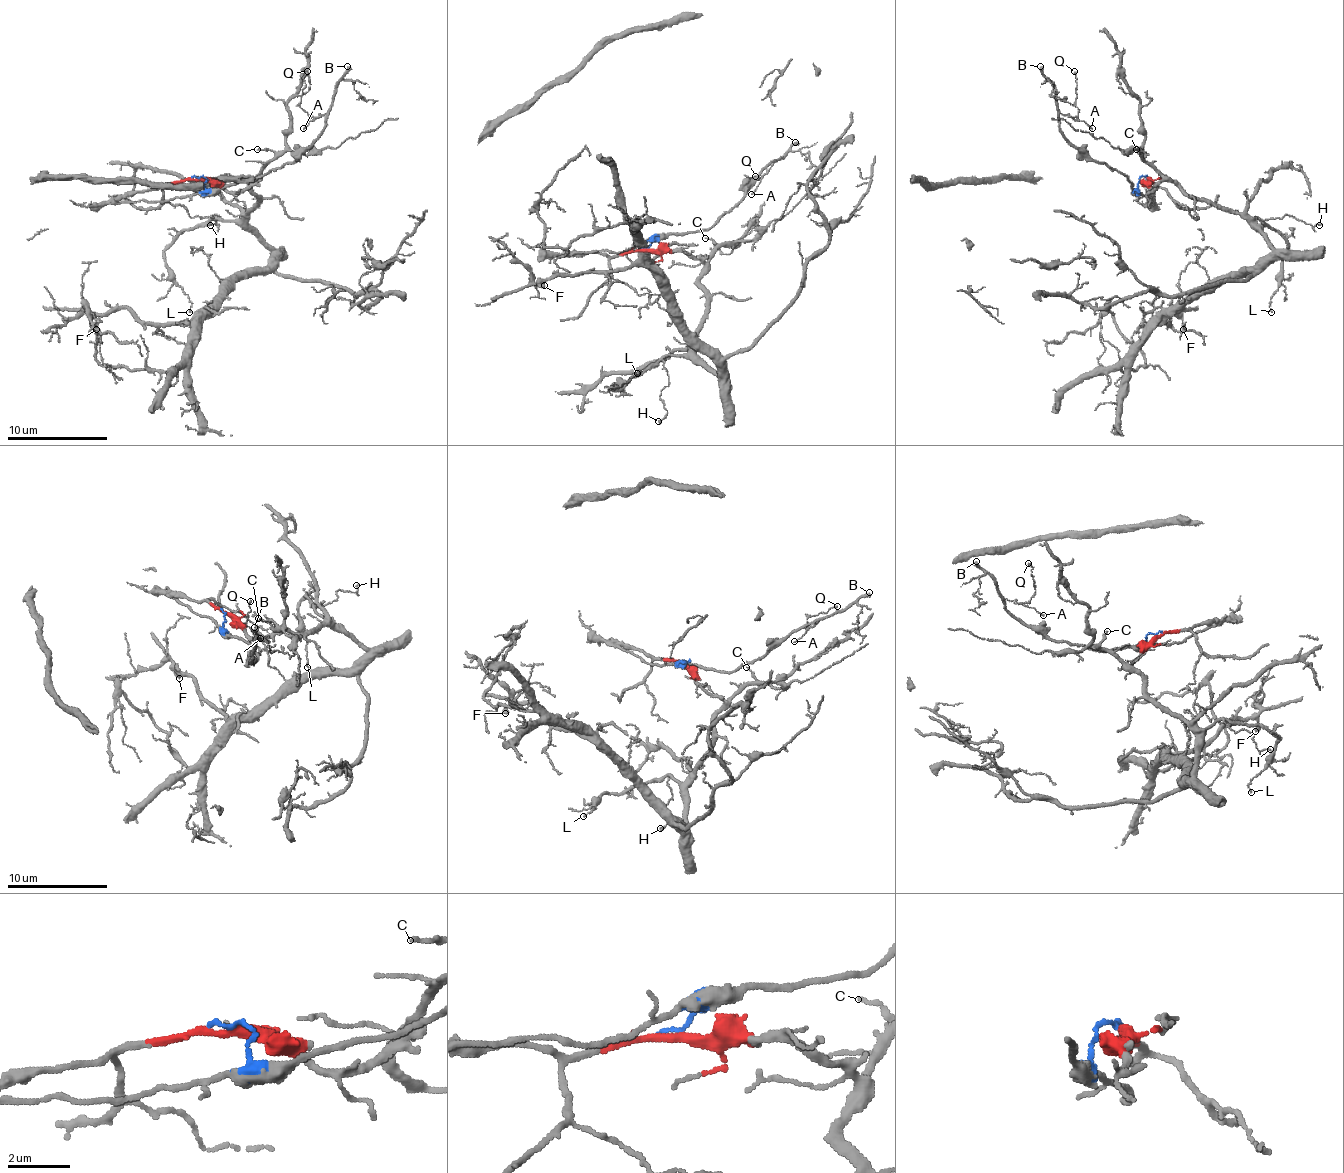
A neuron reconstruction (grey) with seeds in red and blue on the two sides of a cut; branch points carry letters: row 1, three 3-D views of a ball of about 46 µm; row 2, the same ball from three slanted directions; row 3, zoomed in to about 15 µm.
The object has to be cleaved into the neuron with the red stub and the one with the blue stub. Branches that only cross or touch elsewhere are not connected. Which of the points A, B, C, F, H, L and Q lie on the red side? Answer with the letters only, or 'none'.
C, F, H, L

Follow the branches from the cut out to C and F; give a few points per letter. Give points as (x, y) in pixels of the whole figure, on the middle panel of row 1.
C: (645, 248), (688, 251), (705, 263), (723, 246), (705, 238)
F: (645, 248), (688, 251), (705, 266), (695, 354), (720, 372), (675, 296), (642, 266), (557, 273), (544, 286)

